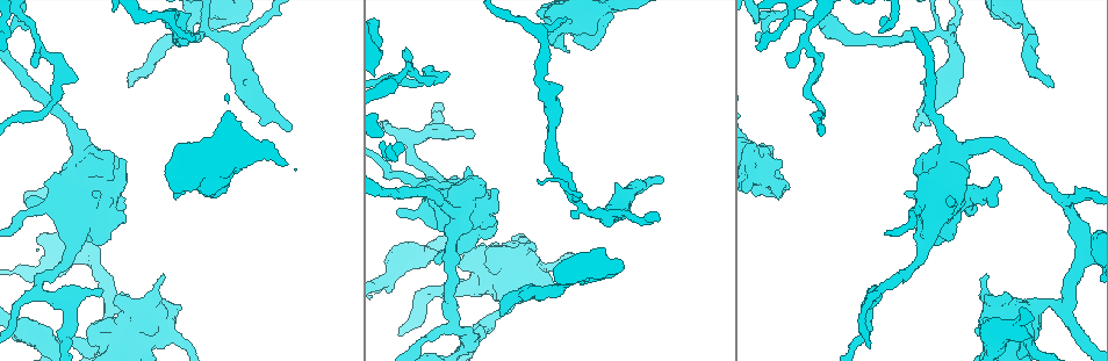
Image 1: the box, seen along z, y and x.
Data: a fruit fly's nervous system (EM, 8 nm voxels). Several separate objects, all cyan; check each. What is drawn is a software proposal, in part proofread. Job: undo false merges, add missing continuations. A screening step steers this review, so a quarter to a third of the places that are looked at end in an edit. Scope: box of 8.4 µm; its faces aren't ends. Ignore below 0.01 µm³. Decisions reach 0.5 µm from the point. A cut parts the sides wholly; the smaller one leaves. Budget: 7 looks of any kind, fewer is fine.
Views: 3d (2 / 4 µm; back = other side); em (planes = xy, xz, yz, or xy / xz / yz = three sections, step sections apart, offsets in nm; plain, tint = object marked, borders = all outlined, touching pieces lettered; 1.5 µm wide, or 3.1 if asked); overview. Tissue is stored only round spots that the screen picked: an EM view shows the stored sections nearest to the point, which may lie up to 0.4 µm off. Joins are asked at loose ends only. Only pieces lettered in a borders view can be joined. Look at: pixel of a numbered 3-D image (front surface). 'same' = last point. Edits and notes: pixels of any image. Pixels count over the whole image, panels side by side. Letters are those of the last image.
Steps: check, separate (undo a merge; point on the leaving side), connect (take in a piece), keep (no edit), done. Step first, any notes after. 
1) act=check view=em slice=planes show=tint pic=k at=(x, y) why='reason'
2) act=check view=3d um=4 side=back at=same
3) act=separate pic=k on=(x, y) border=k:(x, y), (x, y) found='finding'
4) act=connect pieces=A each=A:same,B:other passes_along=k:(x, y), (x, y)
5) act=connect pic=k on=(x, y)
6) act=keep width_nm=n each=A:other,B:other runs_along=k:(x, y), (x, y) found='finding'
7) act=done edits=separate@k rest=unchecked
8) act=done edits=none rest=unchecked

act=check view=3d um=4 pic=1 at=(100, 289) why='branch stops here'

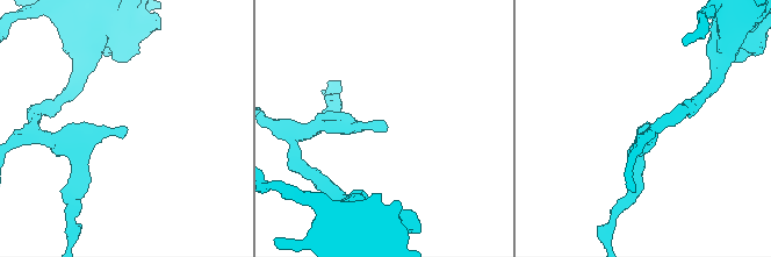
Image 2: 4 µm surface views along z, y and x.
act=check view=em slice=planes show=borders pic=2 at=(386, 131) why='shape alone is not enough'

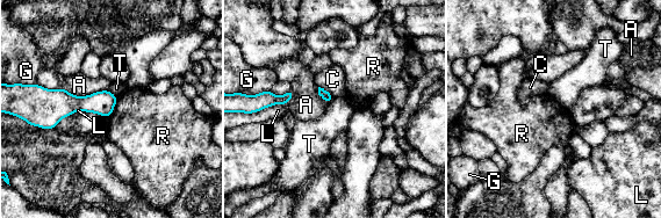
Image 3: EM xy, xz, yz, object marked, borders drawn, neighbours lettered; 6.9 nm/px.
act=keep each=A:other,C:other,G:other,L:other,R:other,T:other border=3:(107, 89), (116, 97) found='no lettered piece goes on from it'

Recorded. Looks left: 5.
act=check view=em slice=planes show=tint pic=1 at=(662, 180) why='branch stops here'

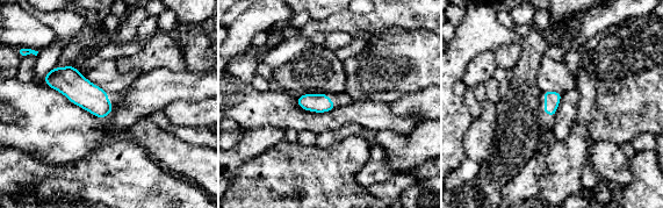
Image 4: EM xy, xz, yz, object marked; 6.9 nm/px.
act=check view=em slice=planes show=borders at=same why='see the neighbours'

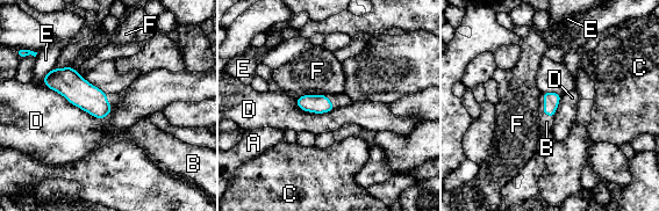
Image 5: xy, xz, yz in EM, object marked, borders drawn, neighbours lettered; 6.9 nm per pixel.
act=connect pieces=B each=A:other,B:same,C:other,D:other,E:other,F:other passes_along=5:(552, 99), (549, 115), (546, 122) found='it goes on there'

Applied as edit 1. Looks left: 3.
act=check view=overview why='see it whole again'

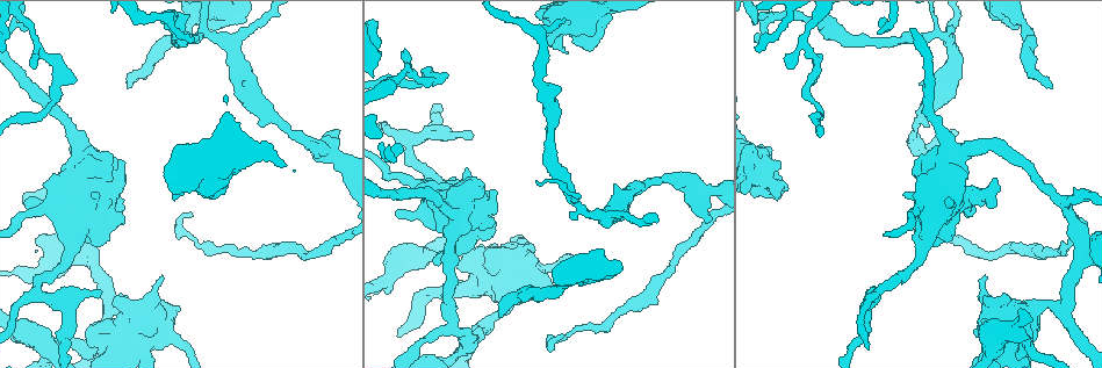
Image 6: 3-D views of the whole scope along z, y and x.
act=check view=em slice=planes show=borders pic=6 at=(498, 316) why='end of a long branch'

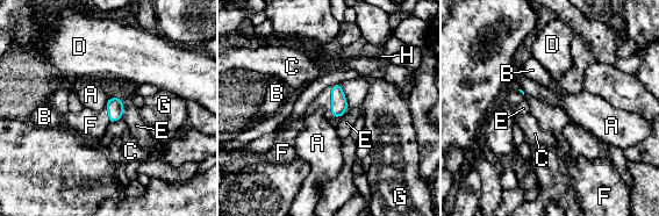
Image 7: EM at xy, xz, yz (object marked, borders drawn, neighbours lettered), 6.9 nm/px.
act=connect pieces=F each=A:other,B:other,C:other,D:other,E:other,F:same,G:other,H:other found='it goes on there'

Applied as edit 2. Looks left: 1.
act=done edits=connect@5,connect@7 rest=unchecked

